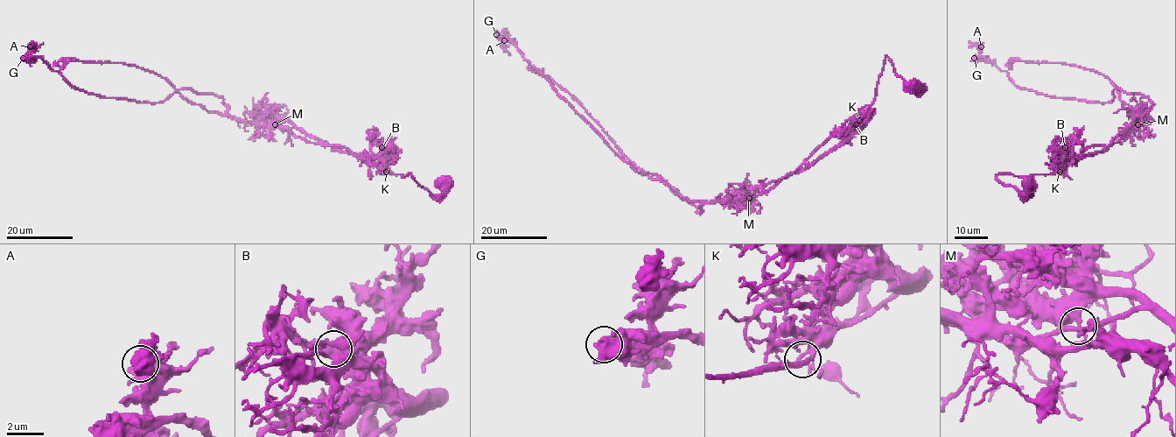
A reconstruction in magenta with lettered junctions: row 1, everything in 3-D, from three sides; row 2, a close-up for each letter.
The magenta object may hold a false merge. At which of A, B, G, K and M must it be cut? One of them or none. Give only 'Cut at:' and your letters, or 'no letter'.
Cut at: M

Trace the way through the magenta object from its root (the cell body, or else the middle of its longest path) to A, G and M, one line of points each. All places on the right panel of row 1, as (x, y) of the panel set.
A: (1031, 184), (1025, 198), (997, 176), (1058, 173), (1153, 103), (1020, 88), (981, 46)
G: (1031, 184), (1025, 198), (997, 176), (1058, 173), (1153, 103), (1120, 88), (1104, 103), (1046, 96), (974, 58)
M: (1031, 184), (1032, 193), (1025, 198), (997, 176), (1058, 173), (1088, 147), (1109, 145), (1136, 119), (1138, 123)

